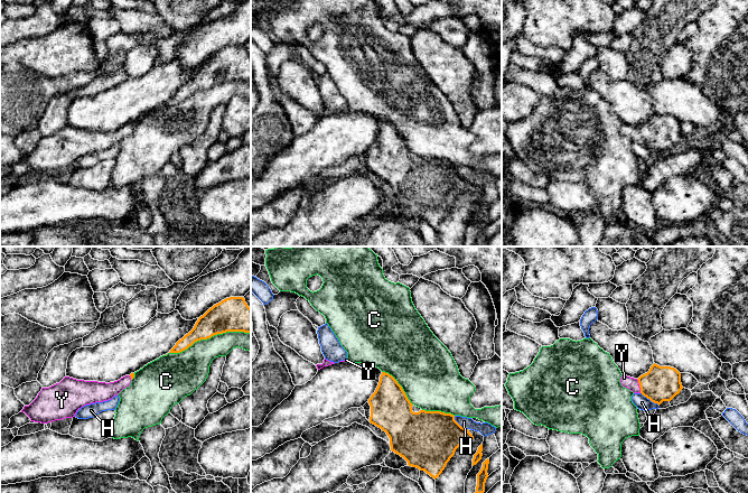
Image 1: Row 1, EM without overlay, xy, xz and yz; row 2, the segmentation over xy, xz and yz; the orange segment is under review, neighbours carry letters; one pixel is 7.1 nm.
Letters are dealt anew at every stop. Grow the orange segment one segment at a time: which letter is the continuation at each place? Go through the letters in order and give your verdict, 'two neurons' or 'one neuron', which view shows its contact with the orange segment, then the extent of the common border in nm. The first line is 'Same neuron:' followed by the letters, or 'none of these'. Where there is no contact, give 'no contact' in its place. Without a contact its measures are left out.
Same neuron: Y
C: two neurons | xy | 600 nm
H: two neurons | yz | 170 nm
Y: one neuron | yz | 110 nm

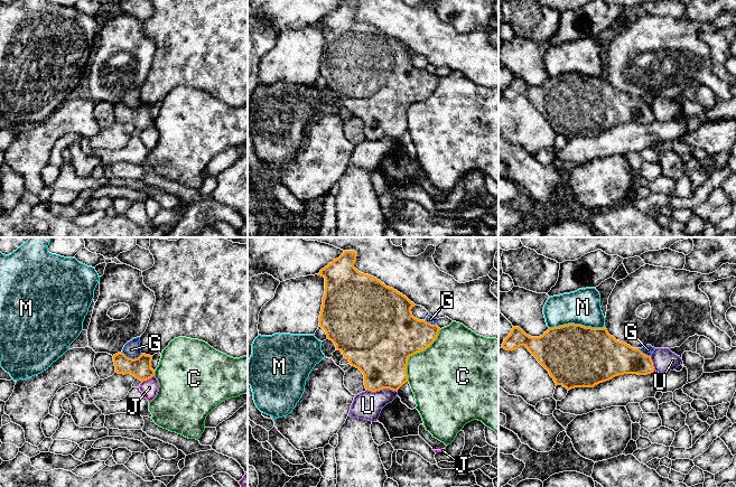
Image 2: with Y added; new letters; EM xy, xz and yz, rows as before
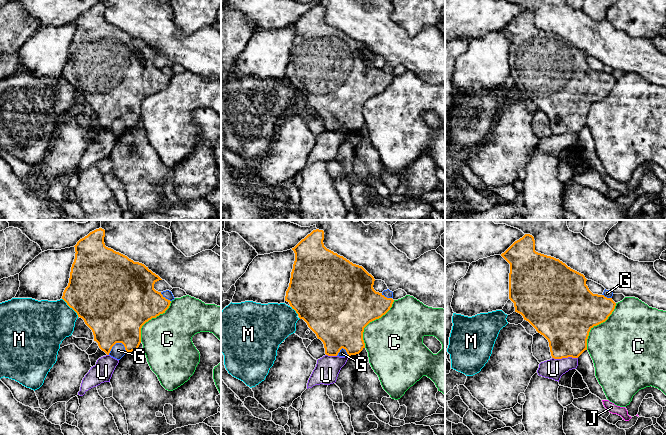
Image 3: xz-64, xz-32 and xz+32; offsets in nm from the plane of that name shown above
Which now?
Same neuron: none of these
C: two neurons | xz | 440 nm
G: two neurons | xy | 150 nm
J: two neurons | xy | 100 nm
M: two neurons | yz | 400 nm
U: two neurons | xz | 220 nm

